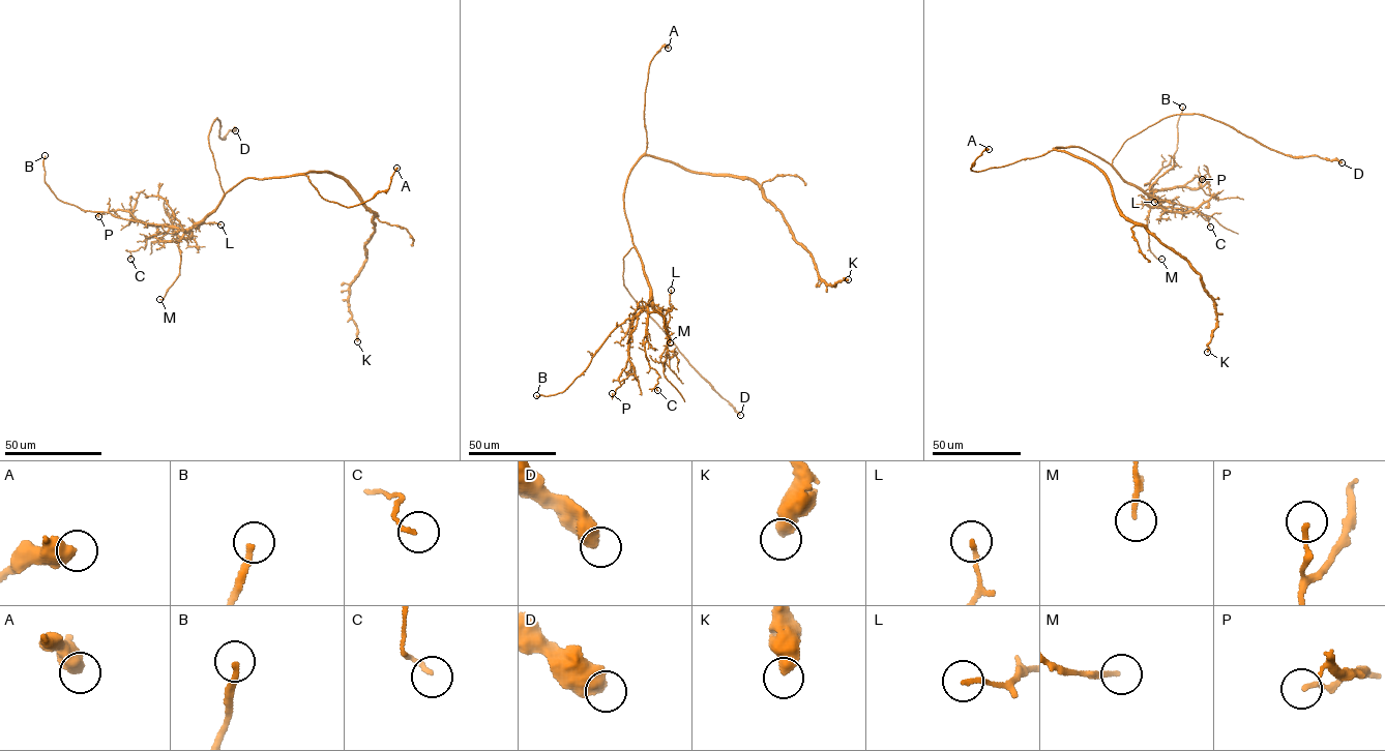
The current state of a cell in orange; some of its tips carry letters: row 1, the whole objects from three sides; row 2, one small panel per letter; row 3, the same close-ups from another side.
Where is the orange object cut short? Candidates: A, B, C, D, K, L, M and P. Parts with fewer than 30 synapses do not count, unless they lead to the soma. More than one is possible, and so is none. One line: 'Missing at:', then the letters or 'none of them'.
Missing at: B

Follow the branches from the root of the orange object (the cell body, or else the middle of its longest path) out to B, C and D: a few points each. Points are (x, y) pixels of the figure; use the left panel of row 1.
B: (269, 178), (242, 179), (201, 220), (189, 229), (177, 229), (84, 211), (62, 202), (45, 182), (45, 155)
C: (269, 178), (242, 179), (179, 240), (145, 238), (145, 247), (130, 251), (130, 259)
D: (269, 178), (246, 177), (224, 193), (209, 146), (209, 133), (216, 118), (219, 122), (219, 138), (235, 130)

